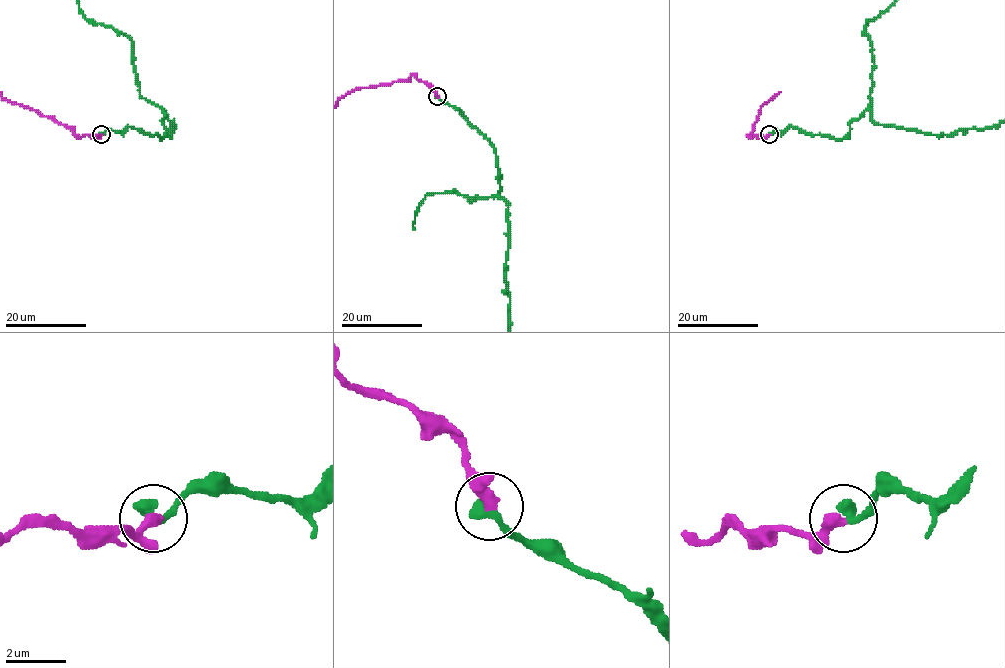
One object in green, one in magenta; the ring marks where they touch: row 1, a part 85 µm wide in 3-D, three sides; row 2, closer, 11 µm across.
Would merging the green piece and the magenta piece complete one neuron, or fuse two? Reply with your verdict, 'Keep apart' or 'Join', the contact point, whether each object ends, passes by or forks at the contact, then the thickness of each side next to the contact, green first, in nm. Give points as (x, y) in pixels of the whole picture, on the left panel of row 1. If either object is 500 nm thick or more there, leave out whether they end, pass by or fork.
Join. Place: (101, 134). At the ring green ends. At the ring magenta ends. Thickness 440 nm (green) against 400 nm

